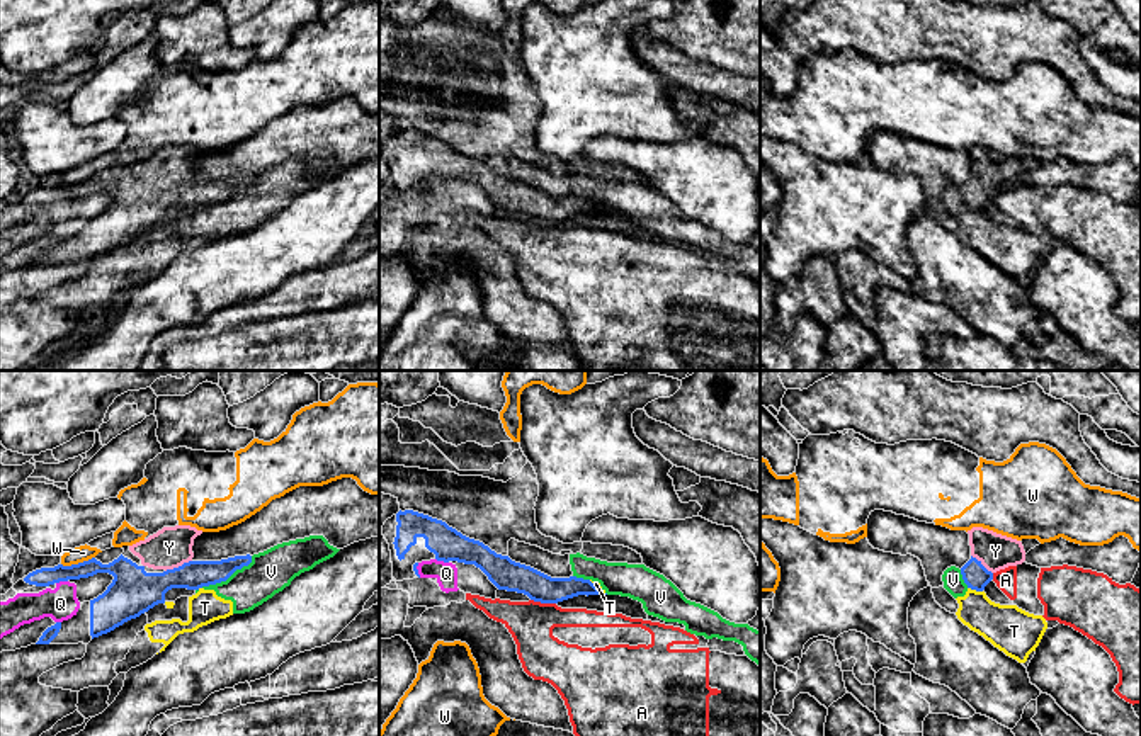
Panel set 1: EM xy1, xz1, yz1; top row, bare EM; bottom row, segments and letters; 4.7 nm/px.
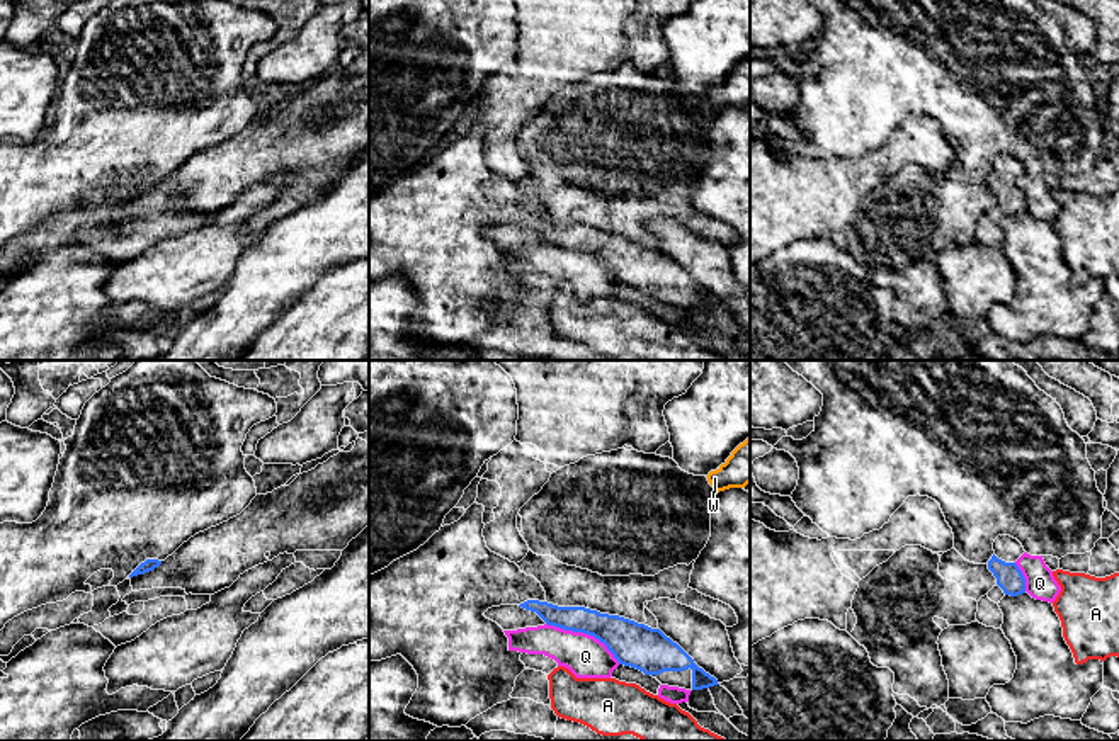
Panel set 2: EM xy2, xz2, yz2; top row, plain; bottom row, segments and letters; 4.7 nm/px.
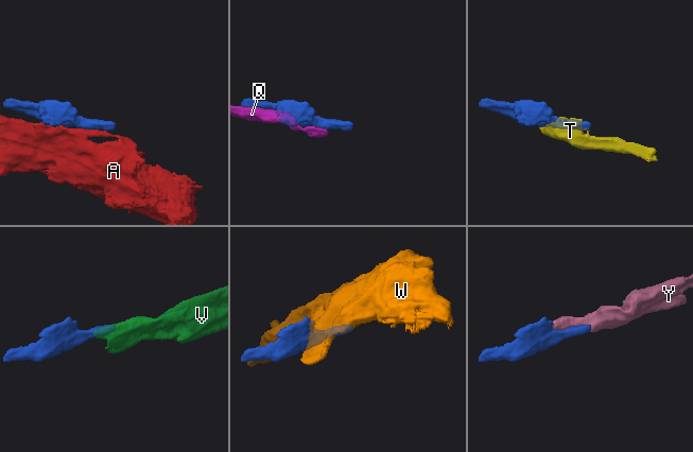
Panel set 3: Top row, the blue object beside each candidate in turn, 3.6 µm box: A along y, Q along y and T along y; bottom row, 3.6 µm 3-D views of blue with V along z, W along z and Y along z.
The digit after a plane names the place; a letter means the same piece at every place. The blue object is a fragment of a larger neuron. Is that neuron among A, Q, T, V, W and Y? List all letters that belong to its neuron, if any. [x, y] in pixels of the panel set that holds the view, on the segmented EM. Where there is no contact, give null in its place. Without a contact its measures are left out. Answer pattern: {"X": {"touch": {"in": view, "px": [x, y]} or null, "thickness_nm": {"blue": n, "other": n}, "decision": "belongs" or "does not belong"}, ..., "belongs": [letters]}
{"A": {"touch": {"in": "xz1", "px": [543, 602]}, "thickness_nm": {"blue": 150, "other": 220}, "decision": "does not belong"}, "Q": {"touch": {"in": "xz2", "px": [585, 633]}, "thickness_nm": {"blue": 220, "other": 200}, "decision": "does not belong"}, "T": {"touch": {"in": "yz1", "px": [975, 588]}, "thickness_nm": {"blue": 120, "other": 220}, "decision": "does not belong"}, "V": {"touch": {"in": "xy1", "px": [228, 577]}, "thickness_nm": {"blue": 140, "other": 200}, "decision": "does not belong"}, "W": {"touch": {"in": "xy1", "px": [79, 563]}, "thickness_nm": {"blue": 150, "other": 80}, "decision": "does not belong"}, "Y": {"touch": {"in": "xy1", "px": [179, 566]}, "thickness_nm": {"blue": 220, "other": 190}, "decision": "belongs"}, "belongs": ["Y"]}

